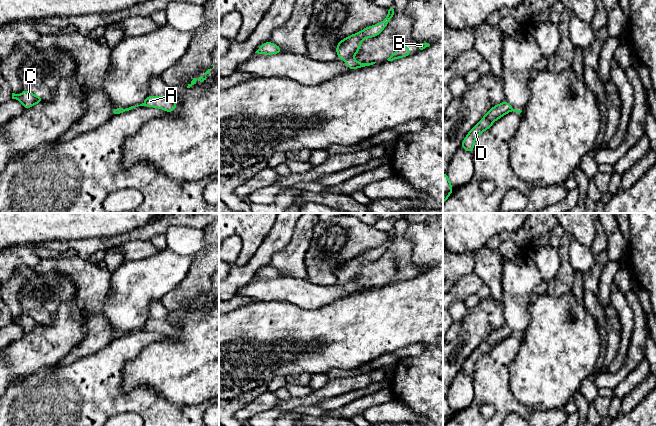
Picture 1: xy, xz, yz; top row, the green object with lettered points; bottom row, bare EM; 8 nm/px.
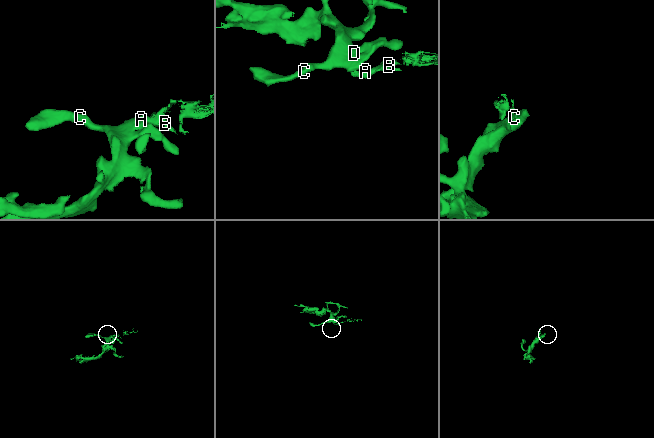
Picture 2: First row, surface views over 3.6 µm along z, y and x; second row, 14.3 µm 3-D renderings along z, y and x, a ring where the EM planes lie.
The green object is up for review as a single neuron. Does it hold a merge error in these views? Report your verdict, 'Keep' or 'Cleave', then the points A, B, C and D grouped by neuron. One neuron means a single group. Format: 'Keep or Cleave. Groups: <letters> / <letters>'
Cleave. Groups: A B / C D

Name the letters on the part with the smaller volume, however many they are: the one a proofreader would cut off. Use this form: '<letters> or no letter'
A, B

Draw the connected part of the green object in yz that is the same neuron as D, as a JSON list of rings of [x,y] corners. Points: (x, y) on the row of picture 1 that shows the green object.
[[[503,101],[502,103],[492,107],[468,132],[467,136],[462,141],[461,147],[470,153],[473,153],[476,138],[485,130],[489,129],[497,119],[503,117],[512,111],[512,109],[513,108],[507,101]]]

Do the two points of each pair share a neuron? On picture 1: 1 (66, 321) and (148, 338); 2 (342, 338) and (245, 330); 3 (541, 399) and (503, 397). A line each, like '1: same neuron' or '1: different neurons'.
1: different neurons
2: same neuron
3: different neurons

